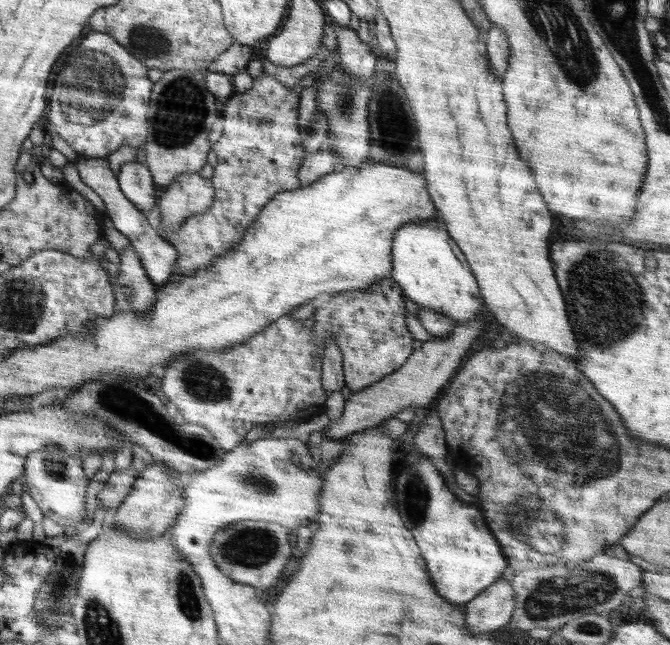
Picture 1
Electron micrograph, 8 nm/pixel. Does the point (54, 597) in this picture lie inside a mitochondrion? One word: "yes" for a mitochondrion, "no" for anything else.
yes

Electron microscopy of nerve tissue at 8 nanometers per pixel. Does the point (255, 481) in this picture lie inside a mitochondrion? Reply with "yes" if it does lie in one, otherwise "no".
yes

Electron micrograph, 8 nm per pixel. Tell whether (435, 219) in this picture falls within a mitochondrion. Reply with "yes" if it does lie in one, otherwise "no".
no

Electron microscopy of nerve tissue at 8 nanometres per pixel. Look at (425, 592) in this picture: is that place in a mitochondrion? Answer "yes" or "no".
no

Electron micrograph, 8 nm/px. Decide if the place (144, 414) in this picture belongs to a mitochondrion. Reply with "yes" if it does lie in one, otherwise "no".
yes

